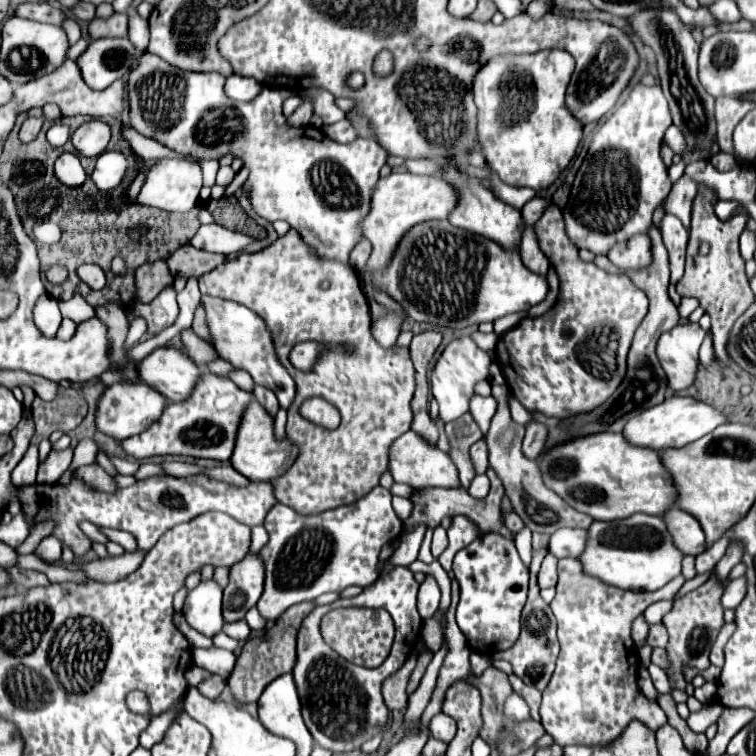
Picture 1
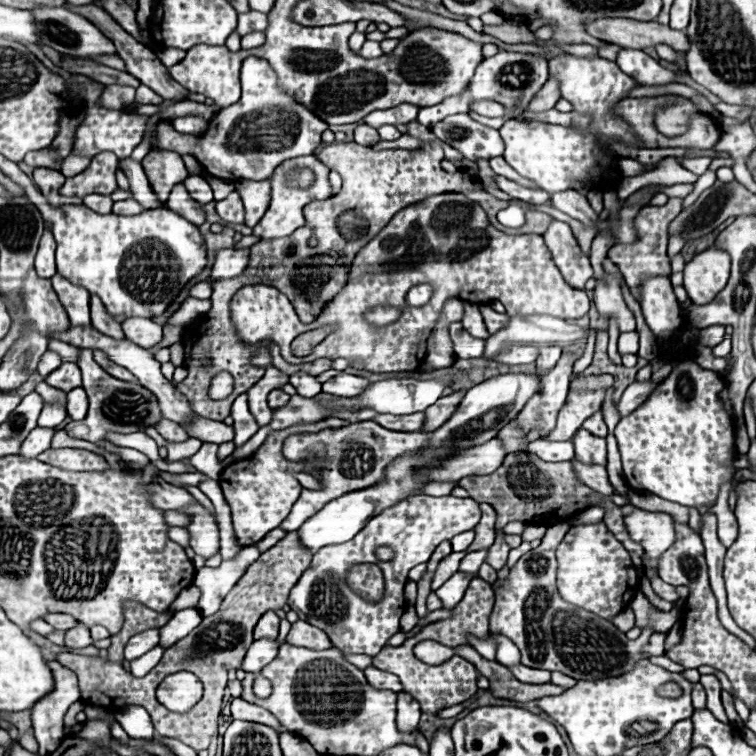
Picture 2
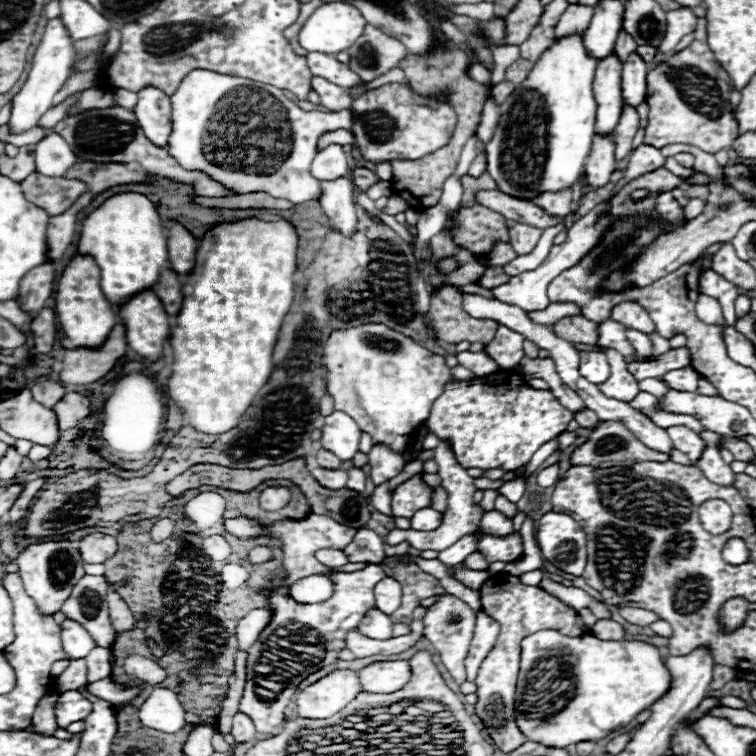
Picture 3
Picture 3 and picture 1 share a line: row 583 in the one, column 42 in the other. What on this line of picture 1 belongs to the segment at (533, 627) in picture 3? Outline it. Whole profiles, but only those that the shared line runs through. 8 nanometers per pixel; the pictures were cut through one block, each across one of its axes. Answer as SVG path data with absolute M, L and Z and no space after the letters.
M160 474L142 482L134 482L132 486L118 490L114 494L92 492L86 488L86 484L74 482L74 480L70 486L34 484L34 486L20 488L18 498L20 498L22 510L30 526L44 522L44 520L58 522L54 536L60 538L64 547L72 548L75 556L85 555L89 551L89 543L92 543L78 528L80 520L90 520L96 526L118 528L118 530L130 532L136 538L138 548L148 552L166 530L182 522L190 522L200 514L214 512L214 510L224 512L252 528L252 526L262 526L268 510L278 502L270 482L250 482L248 486L232 486L232 484L214 480L206 474L196 474L192 478L176 478L176 476Z

